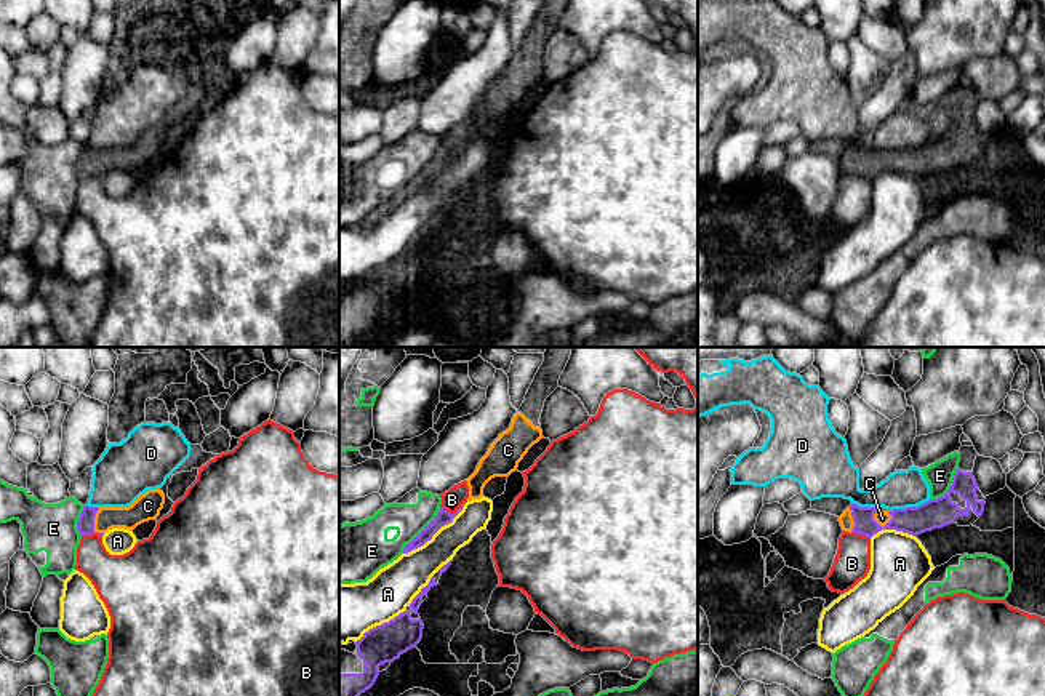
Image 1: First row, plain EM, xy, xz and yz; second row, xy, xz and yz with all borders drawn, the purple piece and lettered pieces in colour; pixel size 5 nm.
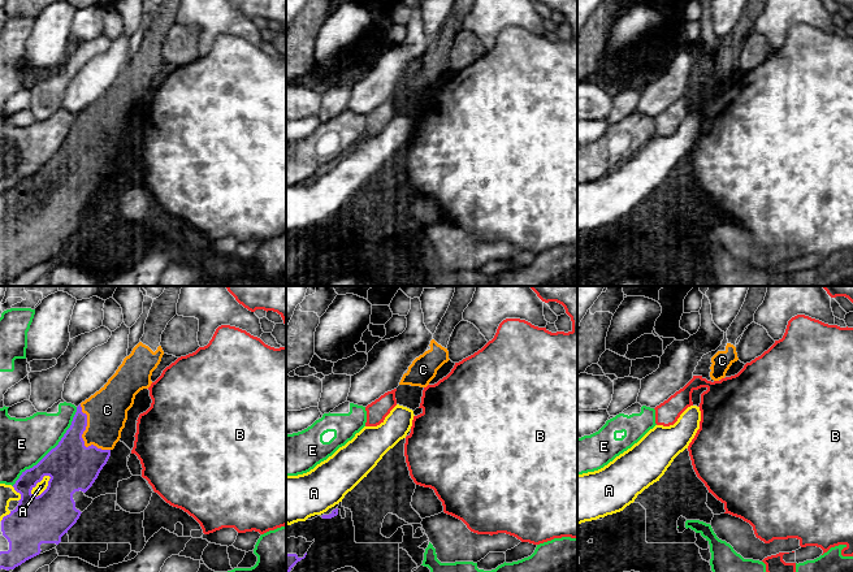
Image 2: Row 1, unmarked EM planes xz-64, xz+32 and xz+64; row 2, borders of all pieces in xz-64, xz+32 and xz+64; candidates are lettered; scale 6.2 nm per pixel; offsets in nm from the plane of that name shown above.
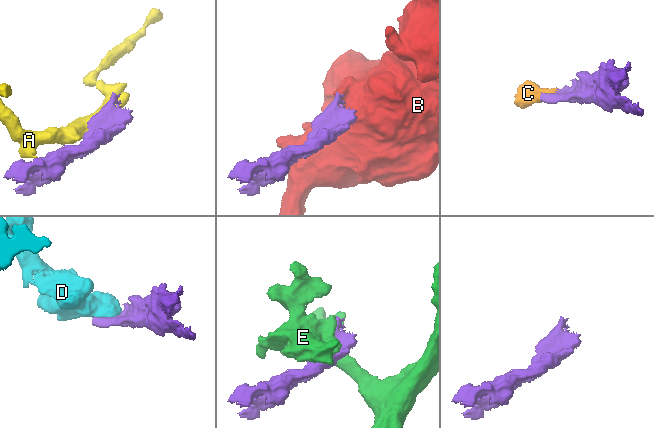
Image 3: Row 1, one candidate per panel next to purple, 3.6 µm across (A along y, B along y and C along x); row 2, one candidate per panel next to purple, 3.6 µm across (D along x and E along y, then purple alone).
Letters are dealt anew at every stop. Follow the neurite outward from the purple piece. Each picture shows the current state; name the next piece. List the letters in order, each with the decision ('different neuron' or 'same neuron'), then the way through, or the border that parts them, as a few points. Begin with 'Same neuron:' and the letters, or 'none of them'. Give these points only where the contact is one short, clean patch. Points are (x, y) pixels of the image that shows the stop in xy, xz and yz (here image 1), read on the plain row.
Same neuron: C
A: different neuron
B: different neuron; border along xz (464, 143), (455, 154), (440, 149)
C: same neuron; runs through yz (938, 154), (922, 160), (892, 160), (882, 160)
D: different neuron; border along yz (930, 141), (916, 148), (892, 151), (853, 146)
E: different neuron

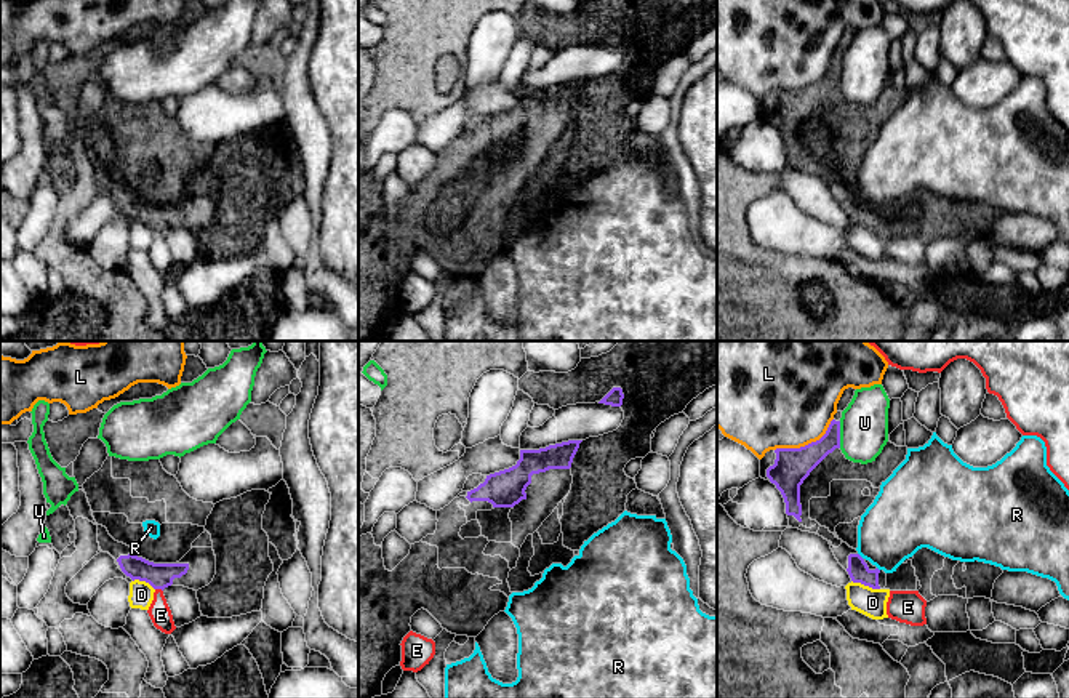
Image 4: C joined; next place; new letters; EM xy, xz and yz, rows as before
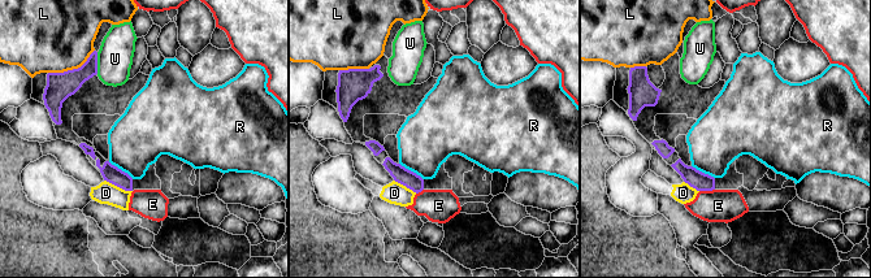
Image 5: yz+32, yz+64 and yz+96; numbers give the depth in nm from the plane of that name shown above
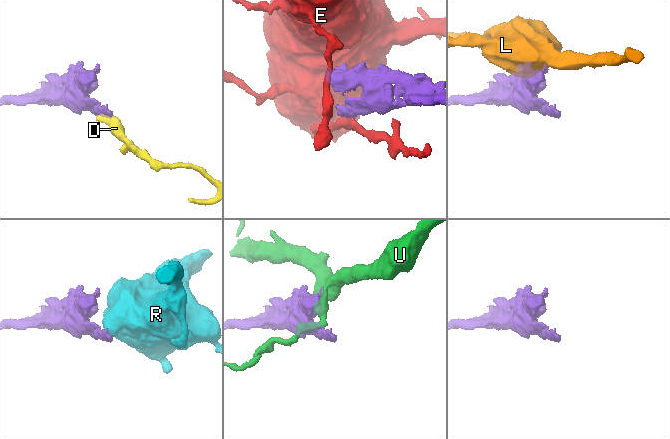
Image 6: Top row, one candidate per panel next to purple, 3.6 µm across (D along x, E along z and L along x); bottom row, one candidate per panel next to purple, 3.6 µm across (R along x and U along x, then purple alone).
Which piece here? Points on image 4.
Same neuron: none of them
D: different neuron; border along yz (852, 221), (879, 231)
E: different neuron; border along xy (156, 229), (162, 232)
L: different neuron
R: different neuron; border along yz (858, 194), (863, 200)
U: different neuron

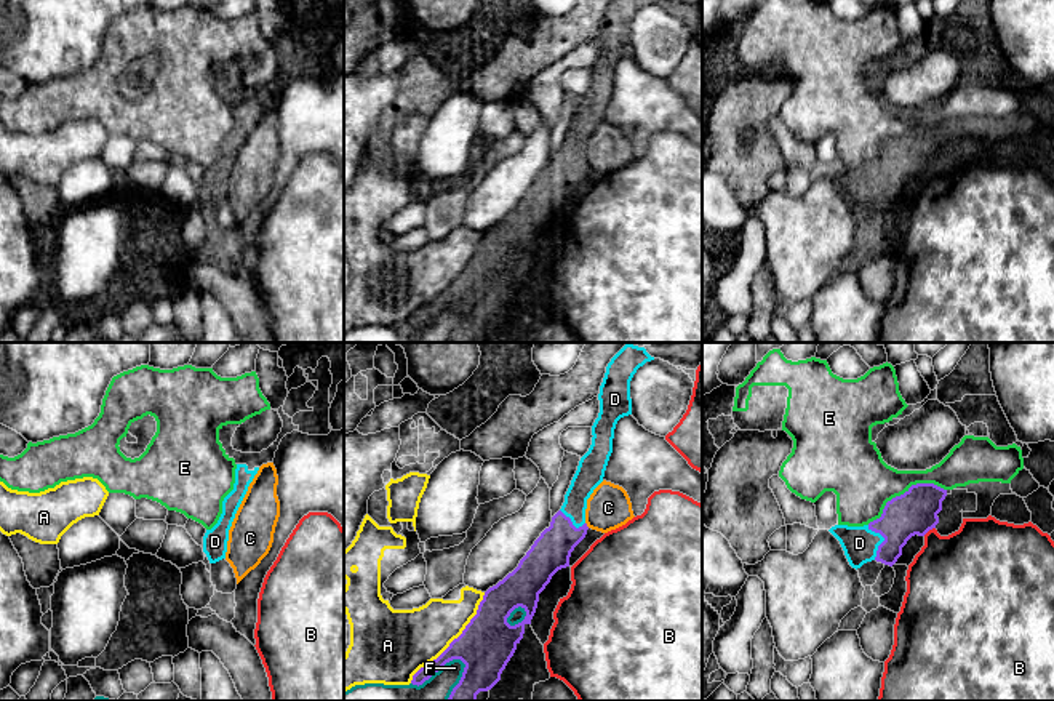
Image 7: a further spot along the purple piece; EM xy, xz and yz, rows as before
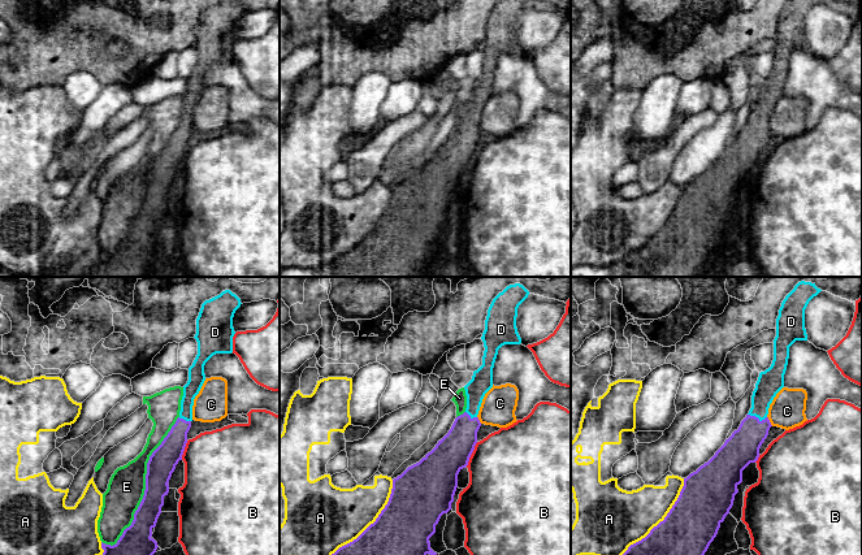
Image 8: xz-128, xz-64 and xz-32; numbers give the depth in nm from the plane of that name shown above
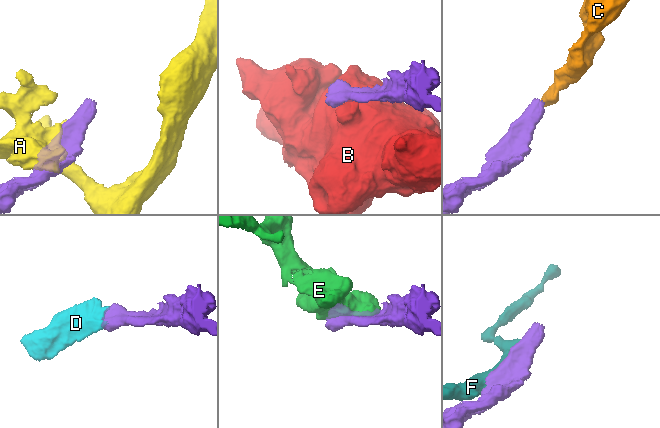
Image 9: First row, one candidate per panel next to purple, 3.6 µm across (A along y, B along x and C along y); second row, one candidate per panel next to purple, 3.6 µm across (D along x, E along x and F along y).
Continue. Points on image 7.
Same neuron: D
A: different neuron
B: different neuron
C: different neuron; border along xz (586, 164), (589, 168)
D: same neuron; runs through yz (915, 154), (883, 183), (859, 184)
E: different neuron
F: different neuron

